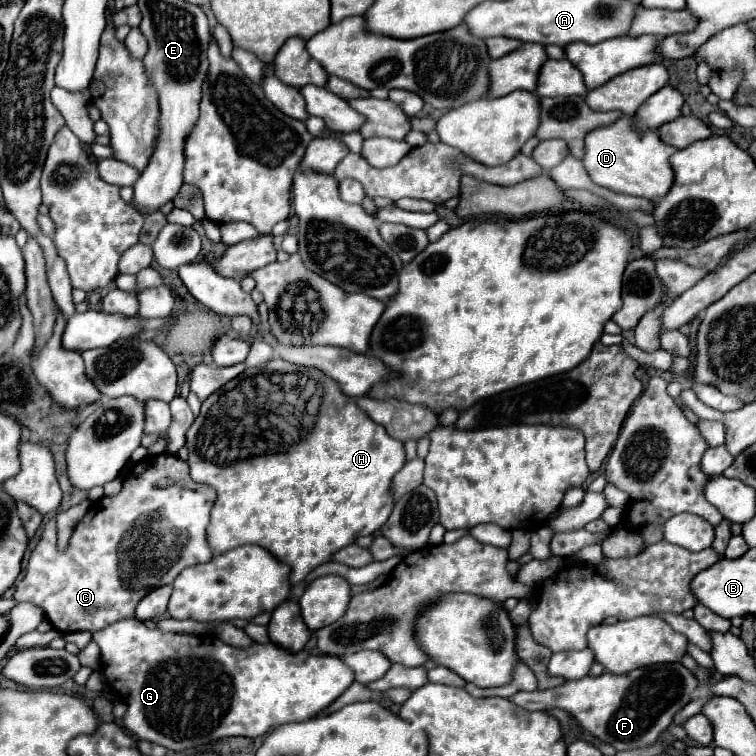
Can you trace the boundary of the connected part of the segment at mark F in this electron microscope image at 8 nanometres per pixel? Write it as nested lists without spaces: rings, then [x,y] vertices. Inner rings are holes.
[[[666,663],[640,667],[626,675],[588,675],[578,681],[566,681],[554,689],[516,693],[510,701],[526,711],[562,709],[570,713],[584,731],[622,751],[652,745],[658,735],[672,725],[674,715],[692,699],[696,687],[696,677],[682,663]]]

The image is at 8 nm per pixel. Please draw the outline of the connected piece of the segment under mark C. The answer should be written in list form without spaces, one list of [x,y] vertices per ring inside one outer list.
[[[150,455],[130,469],[118,495],[102,497],[92,503],[84,519],[76,525],[66,549],[60,551],[56,545],[56,521],[46,523],[42,539],[30,555],[26,575],[16,587],[14,599],[42,607],[50,623],[62,633],[94,633],[114,621],[134,617],[138,601],[148,593],[146,589],[170,585],[182,569],[206,563],[214,557],[206,537],[214,501],[216,493],[208,485],[192,481],[186,461],[174,455]]]

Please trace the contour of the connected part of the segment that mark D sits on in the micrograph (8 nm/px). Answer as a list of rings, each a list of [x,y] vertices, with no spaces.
[[[622,117],[608,127],[598,127],[586,135],[586,155],[582,159],[590,179],[614,193],[644,197],[648,201],[658,201],[672,187],[674,171],[670,157],[676,153],[672,145],[664,145],[658,133],[646,131],[636,133],[630,125],[630,117]]]

